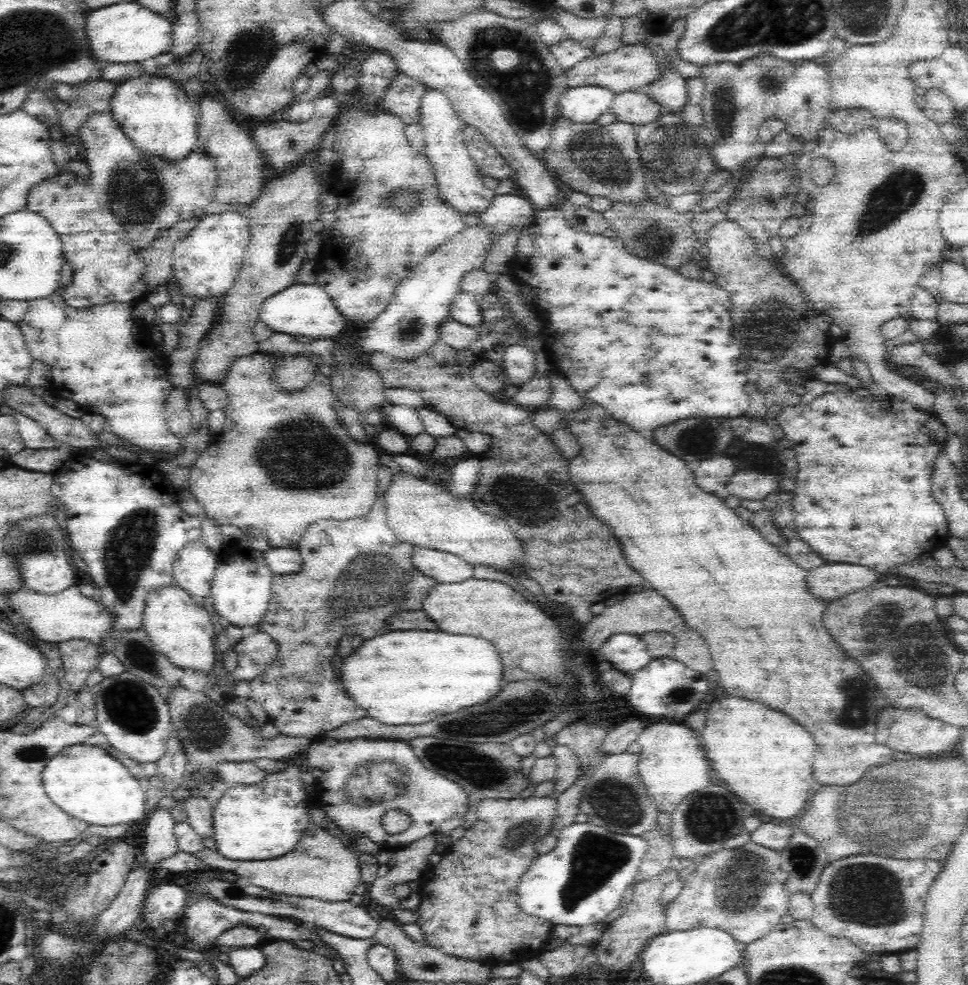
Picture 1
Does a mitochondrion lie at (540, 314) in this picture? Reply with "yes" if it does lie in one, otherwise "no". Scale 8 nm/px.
no

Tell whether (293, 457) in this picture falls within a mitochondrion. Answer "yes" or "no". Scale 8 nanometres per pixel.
yes

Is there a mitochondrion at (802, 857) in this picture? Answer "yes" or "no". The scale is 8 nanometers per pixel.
yes

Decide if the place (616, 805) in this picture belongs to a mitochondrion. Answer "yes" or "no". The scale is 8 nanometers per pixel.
yes

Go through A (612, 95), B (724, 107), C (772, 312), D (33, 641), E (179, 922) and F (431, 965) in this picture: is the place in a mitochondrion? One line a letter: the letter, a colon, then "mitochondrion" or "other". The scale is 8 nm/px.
A: other
B: mitochondrion
C: mitochondrion
D: other
E: other
F: mitochondrion

